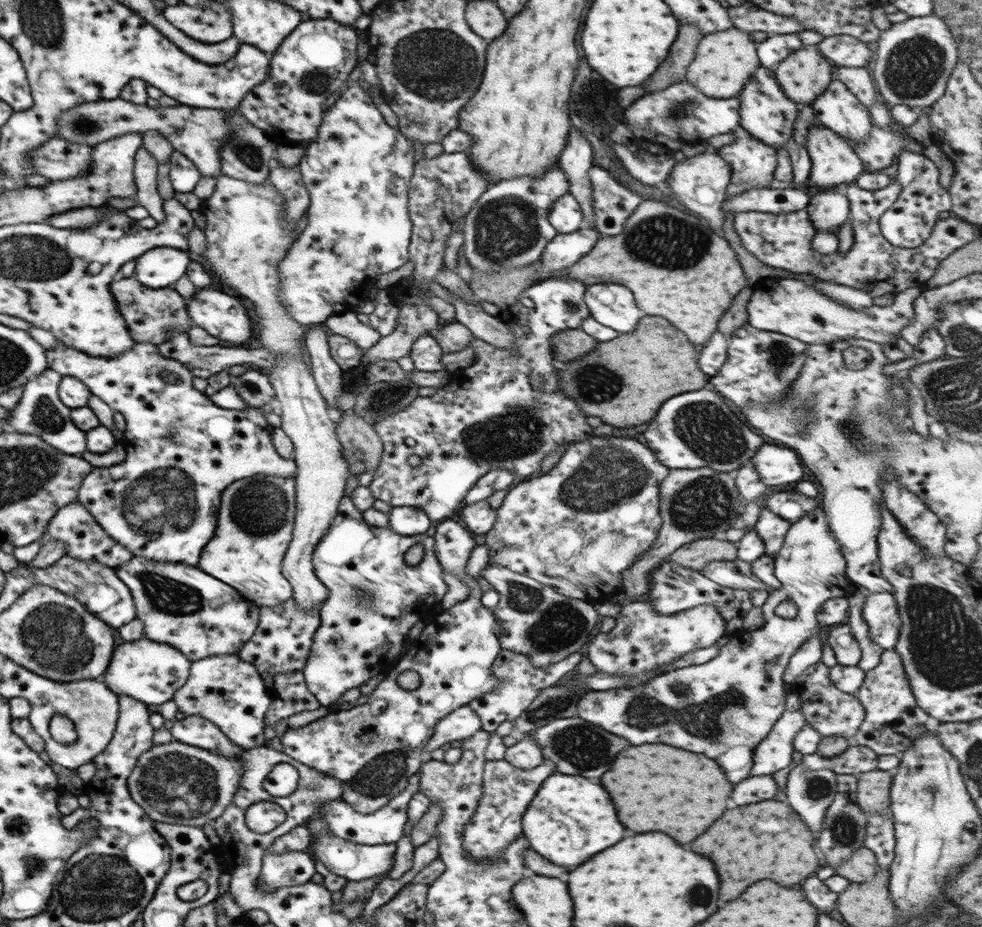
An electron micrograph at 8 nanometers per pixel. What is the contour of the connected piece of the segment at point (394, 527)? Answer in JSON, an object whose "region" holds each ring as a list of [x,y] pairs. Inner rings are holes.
{"region":[[[392,507],[387,513],[387,526],[391,532],[410,537],[425,533],[433,526],[419,509],[413,507]]]}

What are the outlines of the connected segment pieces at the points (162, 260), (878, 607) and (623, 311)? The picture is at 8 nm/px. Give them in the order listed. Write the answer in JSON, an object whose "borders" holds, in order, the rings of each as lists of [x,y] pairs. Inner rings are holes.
{"borders":[[[[151,248],[134,258],[132,276],[139,284],[158,289],[173,284],[185,274],[190,254],[175,248]]],[[[871,593],[863,602],[861,616],[867,623],[870,639],[883,650],[893,649],[898,639],[900,618],[894,596],[891,593]]],[[[591,284],[582,299],[589,316],[615,332],[631,332],[643,316],[635,306],[631,291],[621,284]]]]}

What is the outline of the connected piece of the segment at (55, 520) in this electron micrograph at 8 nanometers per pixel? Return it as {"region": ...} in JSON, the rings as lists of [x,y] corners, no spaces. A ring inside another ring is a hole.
{"region":[[[78,501],[66,505],[66,507],[59,508],[57,514],[51,518],[50,523],[47,524],[47,532],[39,540],[25,546],[13,547],[12,555],[15,560],[19,563],[28,563],[39,552],[39,549],[50,540],[60,540],[64,543],[65,556],[77,560],[92,560],[113,569],[125,564],[132,557],[132,554],[126,548],[107,536],[107,533],[95,523],[95,520],[87,513],[85,508],[80,506]]]}

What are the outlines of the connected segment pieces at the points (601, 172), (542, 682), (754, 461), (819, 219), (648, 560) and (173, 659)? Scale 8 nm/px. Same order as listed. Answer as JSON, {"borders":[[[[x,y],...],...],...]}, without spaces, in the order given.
{"borders":[[[[591,166],[586,170],[590,182],[591,208],[594,230],[601,236],[615,236],[622,232],[622,224],[644,198],[619,186],[607,170]]],[[[501,649],[490,666],[492,675],[500,680],[500,685],[491,692],[486,692],[470,700],[467,704],[479,717],[480,730],[489,734],[494,732],[501,722],[513,722],[512,720],[523,714],[531,701],[539,694],[539,691],[563,681],[569,673],[575,670],[581,659],[581,653],[577,651],[553,664],[534,667],[528,656]]],[[[763,444],[755,450],[755,455],[748,463],[759,474],[759,480],[765,484],[768,491],[779,484],[793,485],[804,476],[795,452],[781,446]]],[[[819,189],[806,204],[805,210],[815,231],[836,233],[850,214],[844,193]]],[[[710,468],[693,470],[669,469],[667,476],[659,483],[659,516],[661,525],[653,546],[646,550],[637,562],[622,572],[621,584],[625,598],[619,605],[630,603],[645,594],[648,589],[649,572],[667,559],[676,548],[697,539],[718,537],[735,525],[744,510],[740,496],[735,490],[735,473],[716,472]]],[[[141,637],[115,648],[107,670],[99,680],[115,694],[125,695],[152,706],[167,702],[183,686],[190,664],[191,661],[176,648]]]]}

